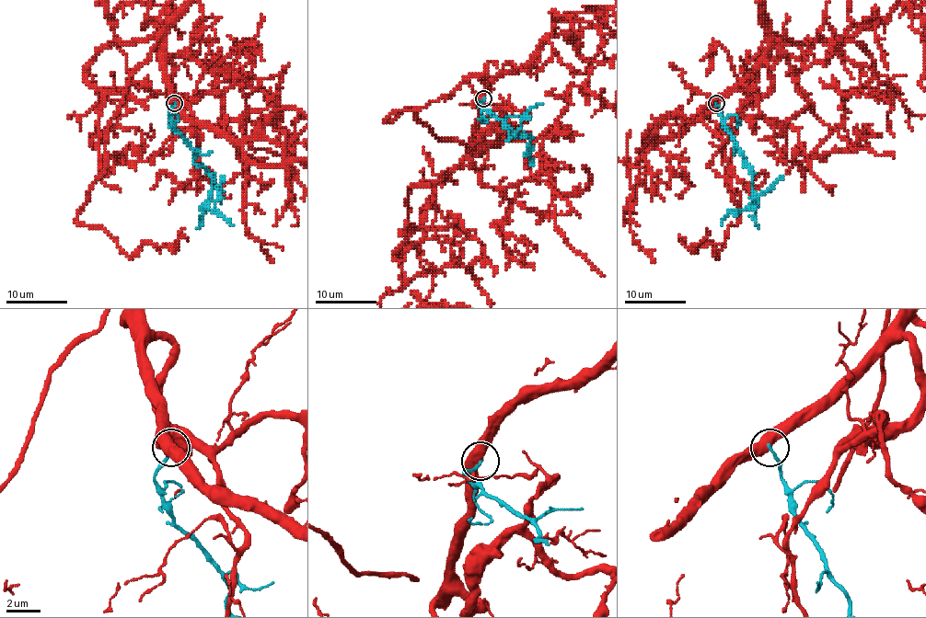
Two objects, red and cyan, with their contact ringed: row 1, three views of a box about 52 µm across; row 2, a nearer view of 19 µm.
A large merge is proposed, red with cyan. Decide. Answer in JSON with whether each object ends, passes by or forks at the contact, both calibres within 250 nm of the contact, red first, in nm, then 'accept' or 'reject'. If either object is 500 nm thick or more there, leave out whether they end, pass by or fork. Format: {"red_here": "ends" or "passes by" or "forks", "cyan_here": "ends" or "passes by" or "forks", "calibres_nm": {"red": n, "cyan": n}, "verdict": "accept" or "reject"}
{"calibres_nm": {"red": 550, "cyan": 190}, "verdict": "reject"}

